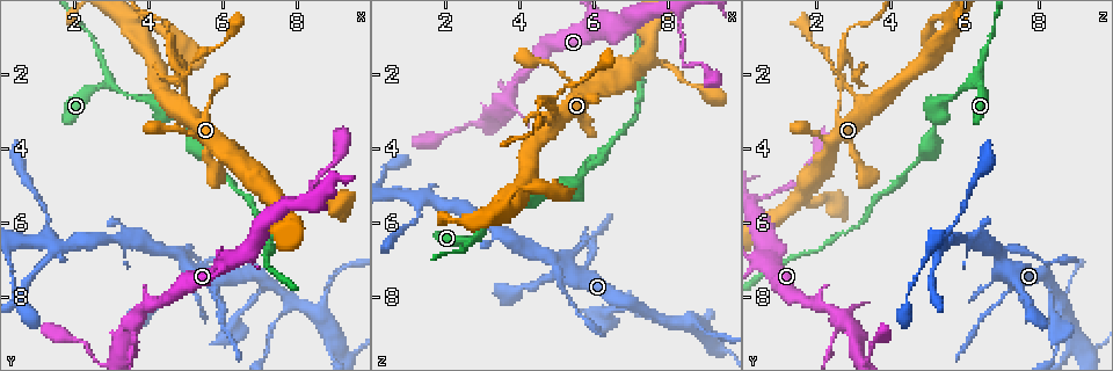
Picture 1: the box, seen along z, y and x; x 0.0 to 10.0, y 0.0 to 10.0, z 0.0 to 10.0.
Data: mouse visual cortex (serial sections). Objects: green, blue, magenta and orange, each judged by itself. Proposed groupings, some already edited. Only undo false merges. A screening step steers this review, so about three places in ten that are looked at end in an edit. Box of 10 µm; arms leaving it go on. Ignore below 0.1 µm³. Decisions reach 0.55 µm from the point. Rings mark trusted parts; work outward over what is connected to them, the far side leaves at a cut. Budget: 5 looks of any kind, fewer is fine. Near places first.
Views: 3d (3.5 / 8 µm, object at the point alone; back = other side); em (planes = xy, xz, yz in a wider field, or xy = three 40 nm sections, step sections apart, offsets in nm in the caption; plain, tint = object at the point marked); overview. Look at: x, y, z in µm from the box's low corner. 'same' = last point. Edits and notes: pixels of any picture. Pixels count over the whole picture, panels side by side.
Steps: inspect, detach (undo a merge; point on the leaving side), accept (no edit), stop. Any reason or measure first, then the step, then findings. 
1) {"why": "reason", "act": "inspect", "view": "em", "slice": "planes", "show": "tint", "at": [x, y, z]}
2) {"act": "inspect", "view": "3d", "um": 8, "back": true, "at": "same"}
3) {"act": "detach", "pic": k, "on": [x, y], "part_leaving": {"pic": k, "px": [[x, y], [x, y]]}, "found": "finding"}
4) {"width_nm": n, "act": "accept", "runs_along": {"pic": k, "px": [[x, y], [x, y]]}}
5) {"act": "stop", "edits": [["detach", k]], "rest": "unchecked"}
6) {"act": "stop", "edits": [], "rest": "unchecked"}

{"why": "thick turns thin", "act": "inspect", "view": "3d", "um": 3.5, "back": true, "at": [5.05, 7.20, 7.15]}

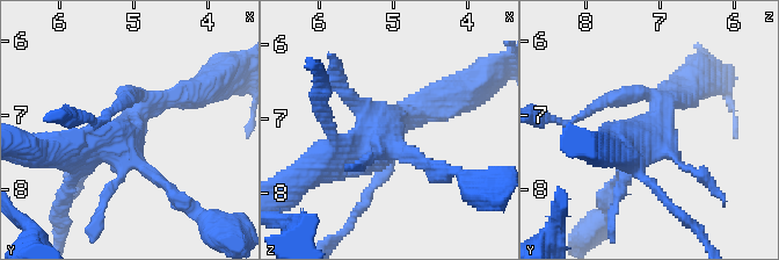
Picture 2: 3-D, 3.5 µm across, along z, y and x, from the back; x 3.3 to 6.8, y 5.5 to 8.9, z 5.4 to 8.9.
{"why": "now the EM", "act": "inspect", "view": "em", "slice": "xy", "step": 5, "show": "tint", "at": [5.05, 7.20, 7.10]}

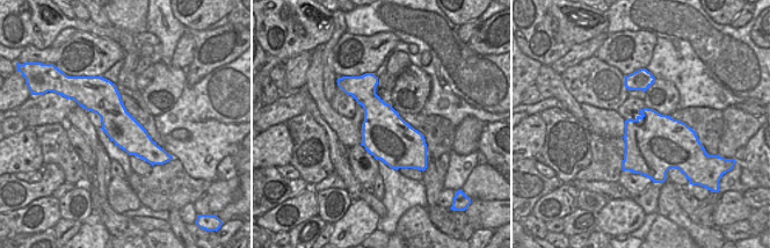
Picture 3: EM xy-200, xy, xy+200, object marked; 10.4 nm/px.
{"why": "cut it another way", "act": "inspect", "view": "em", "slice": "planes", "show": "tint", "at": "same"}

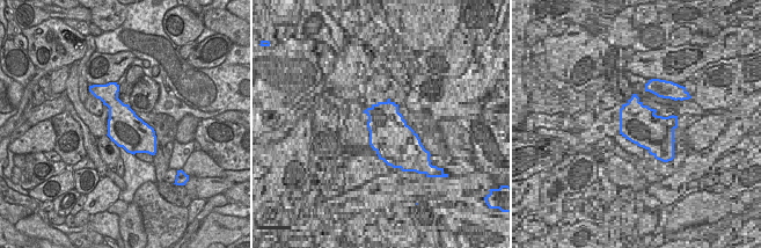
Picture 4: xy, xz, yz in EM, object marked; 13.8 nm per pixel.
{"act": "accept", "runs_along": {"pic": 2, "px": [[310, 173], [349, 158], [427, 99]]}, "found": "all the same cell"}

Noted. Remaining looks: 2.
{"why": "three-way junction", "act": "inspect", "view": "3d", "um": 3.5, "at": [2.85, 2.20, 6.45]}

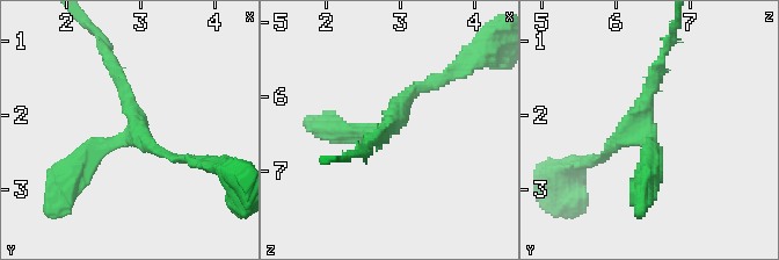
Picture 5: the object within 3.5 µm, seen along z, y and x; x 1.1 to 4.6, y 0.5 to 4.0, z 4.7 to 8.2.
{"act": "inspect", "view": "em", "slice": "xy", "step": 2, "show": "tint", "at": [2.90, 2.15, 6.40]}

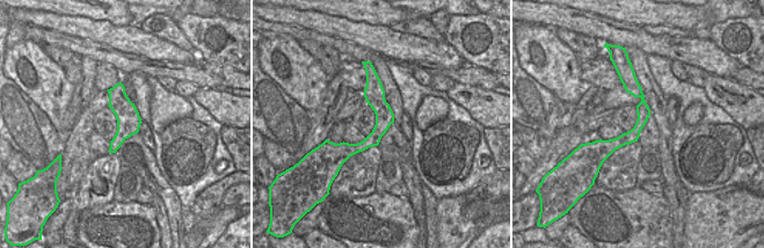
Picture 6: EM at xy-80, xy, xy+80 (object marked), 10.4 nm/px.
{"arms": 3, "arm_widths_nm": [150, 200, 300], "act": "accept", "runs_along": {"pic": 5, "px": [[333, 128], [383, 134], [410, 94], [443, 80]]}, "found": "continuous, no second cell"}

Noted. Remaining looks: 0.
{"act": "stop", "edits": [], "rest": "unchecked"}

